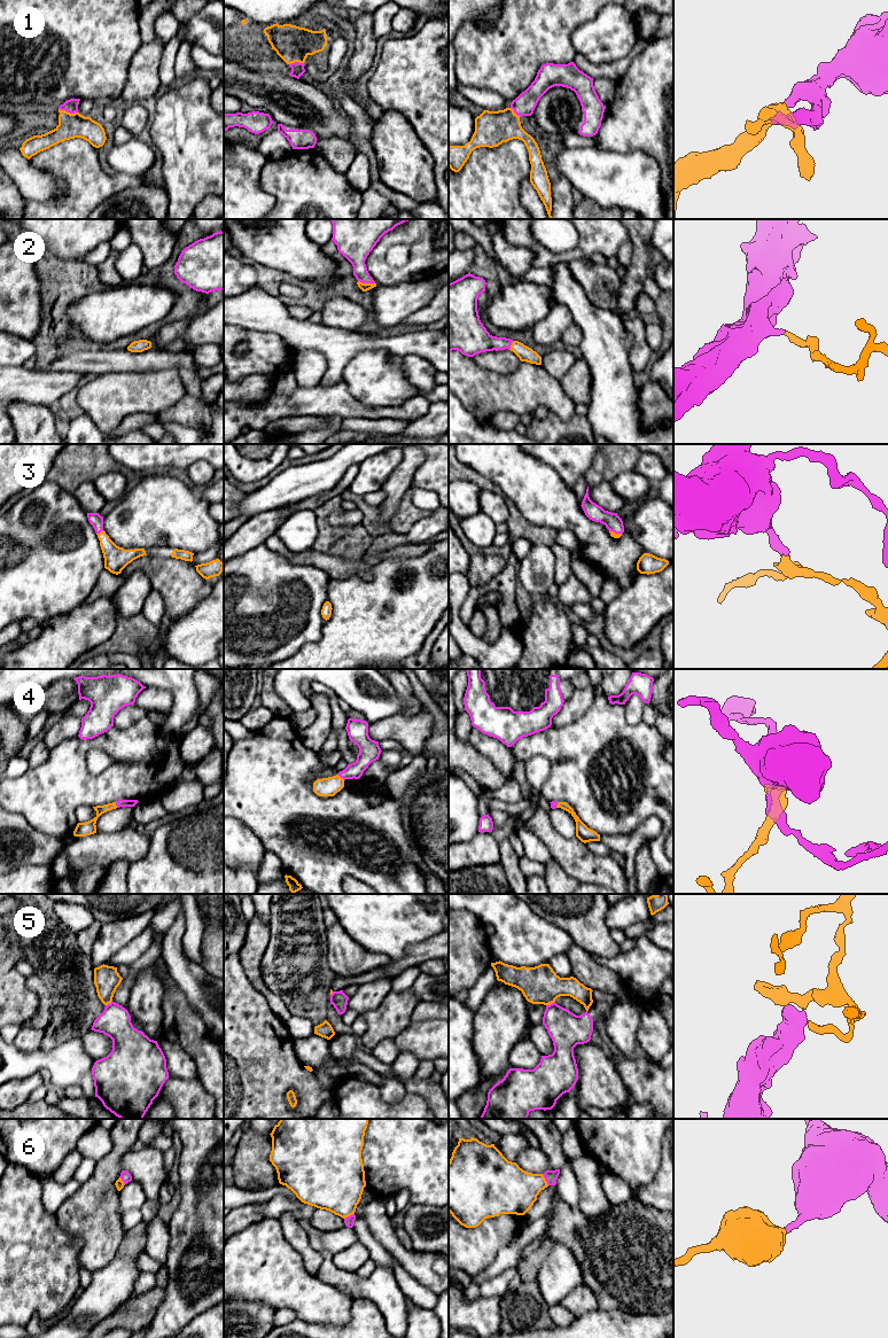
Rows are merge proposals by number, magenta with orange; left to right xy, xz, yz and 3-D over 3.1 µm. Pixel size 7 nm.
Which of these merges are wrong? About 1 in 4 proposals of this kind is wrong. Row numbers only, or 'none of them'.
5

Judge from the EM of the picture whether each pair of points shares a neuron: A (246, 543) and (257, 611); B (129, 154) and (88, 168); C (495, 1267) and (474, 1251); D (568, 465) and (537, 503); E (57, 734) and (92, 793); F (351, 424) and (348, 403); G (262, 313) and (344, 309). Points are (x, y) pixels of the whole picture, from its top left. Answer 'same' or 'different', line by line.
A: different
B: different
C: different
D: different
E: different
F: different
G: different

